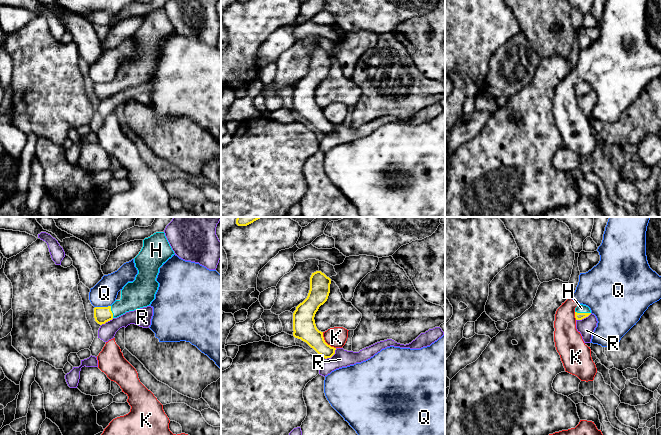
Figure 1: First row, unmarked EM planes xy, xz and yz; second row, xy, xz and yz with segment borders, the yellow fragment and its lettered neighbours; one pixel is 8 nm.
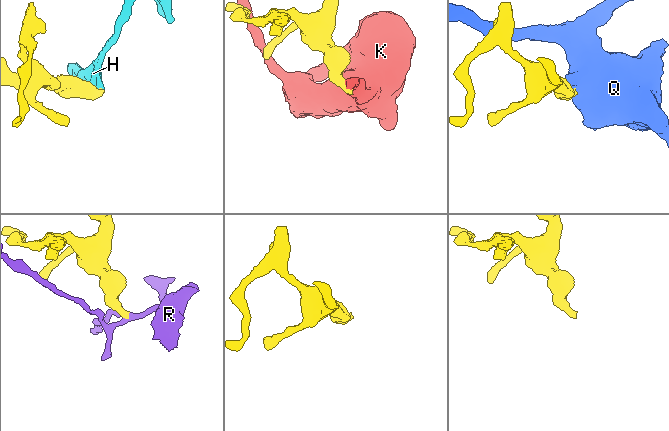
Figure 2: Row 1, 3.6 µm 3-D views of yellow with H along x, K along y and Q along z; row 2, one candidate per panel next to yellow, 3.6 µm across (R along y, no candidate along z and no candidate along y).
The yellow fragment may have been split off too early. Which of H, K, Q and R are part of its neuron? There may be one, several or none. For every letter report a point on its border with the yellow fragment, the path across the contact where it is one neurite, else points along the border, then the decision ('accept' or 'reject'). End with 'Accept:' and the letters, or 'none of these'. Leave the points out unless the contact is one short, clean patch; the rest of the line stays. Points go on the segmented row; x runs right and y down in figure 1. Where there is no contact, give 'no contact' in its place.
H: meets yellow in yz at (583, 313); runs through yz (579, 316), (583, 313), (581, 308); accept
K: meets yellow in xz at (325, 342); border along xz (322, 332), (323, 339), (335, 348); reject
Q: meets yellow in xy at (102, 307); border along xy (110, 305), (95, 307); reject
R: meets yellow in xz at (332, 355); border along xz (336, 348), (335, 352), (325, 359); reject
Accept: H

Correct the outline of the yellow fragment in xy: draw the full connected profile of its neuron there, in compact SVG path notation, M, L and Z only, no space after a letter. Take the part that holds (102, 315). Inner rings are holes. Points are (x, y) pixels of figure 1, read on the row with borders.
M156 232L148 238L143 240L143 247L139 254L134 258L135 267L138 274L133 282L128 282L121 290L121 299L116 300L108 307L95 307L94 318L95 321L102 325L106 322L117 318L126 312L134 311L143 307L147 307L155 299L155 294L158 290L159 283L156 281L159 273L159 268L174 255L164 232Z

